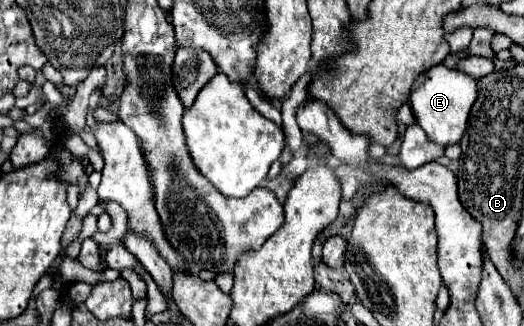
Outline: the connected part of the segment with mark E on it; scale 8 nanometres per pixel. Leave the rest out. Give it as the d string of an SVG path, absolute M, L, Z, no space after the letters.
M439 63L415 81L411 91L411 109L415 113L417 125L427 133L427 137L437 145L447 147L461 141L475 99L477 81L459 69L447 69L443 63Z

